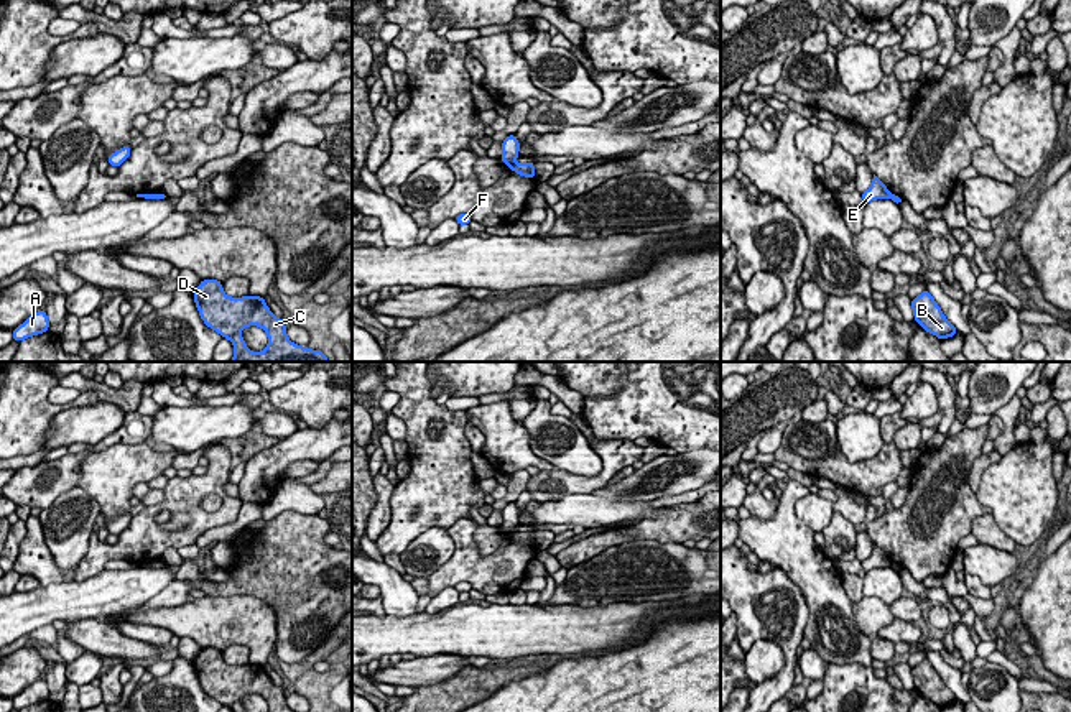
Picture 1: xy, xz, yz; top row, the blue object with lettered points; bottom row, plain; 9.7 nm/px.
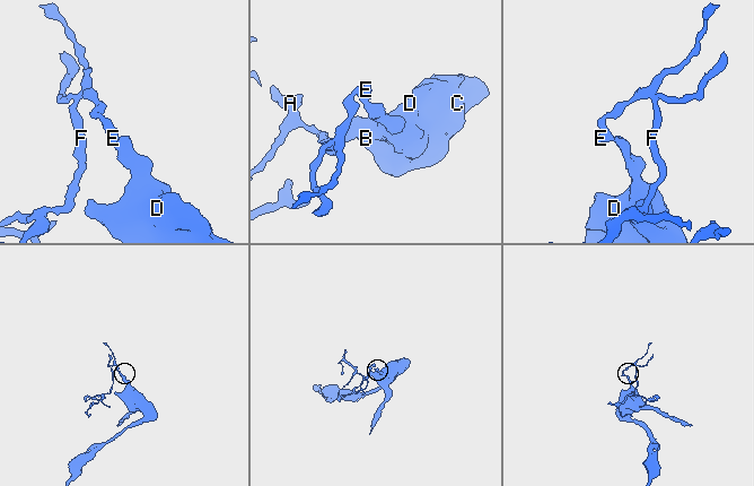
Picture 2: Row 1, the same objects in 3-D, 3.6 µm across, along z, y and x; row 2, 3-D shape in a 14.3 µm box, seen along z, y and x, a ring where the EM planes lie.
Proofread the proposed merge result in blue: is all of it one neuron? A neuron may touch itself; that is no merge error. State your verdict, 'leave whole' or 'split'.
split

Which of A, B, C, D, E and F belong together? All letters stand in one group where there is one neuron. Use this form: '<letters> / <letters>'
A E F / B C D

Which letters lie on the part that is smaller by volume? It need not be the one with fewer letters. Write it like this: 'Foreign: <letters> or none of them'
Foreign: A, E, F

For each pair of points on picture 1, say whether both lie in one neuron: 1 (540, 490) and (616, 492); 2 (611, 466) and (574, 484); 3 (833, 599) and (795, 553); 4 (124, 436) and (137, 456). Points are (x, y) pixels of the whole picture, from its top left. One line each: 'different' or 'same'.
1: different
2: same
3: same
4: different

